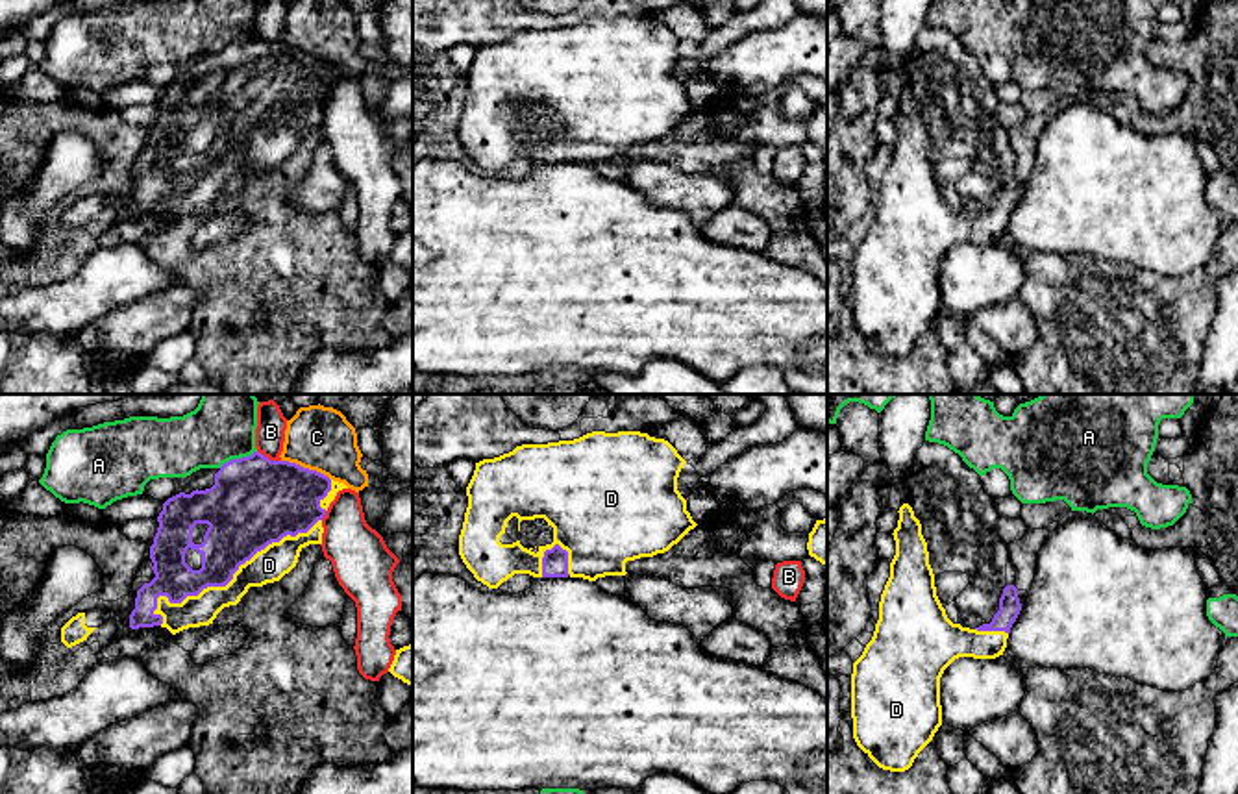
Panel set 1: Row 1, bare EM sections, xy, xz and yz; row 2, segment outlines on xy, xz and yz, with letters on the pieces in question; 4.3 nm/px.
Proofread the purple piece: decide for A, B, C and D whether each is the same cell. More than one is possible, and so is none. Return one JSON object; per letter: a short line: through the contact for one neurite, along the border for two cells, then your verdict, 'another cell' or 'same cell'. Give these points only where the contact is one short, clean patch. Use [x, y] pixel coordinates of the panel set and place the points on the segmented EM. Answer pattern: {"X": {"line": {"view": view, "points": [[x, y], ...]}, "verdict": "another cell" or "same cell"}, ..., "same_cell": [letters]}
{"A": {"verdict": "another cell"}, "B": {"verdict": "another cell"}, "C": {"line": {"view": "xy", "points": [[282, 459], [315, 469], [330, 480]]}, "verdict": "another cell"}, "D": {"verdict": "same cell"}, "same_cell": ["D"]}

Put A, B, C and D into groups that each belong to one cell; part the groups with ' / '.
A / B / C / D

